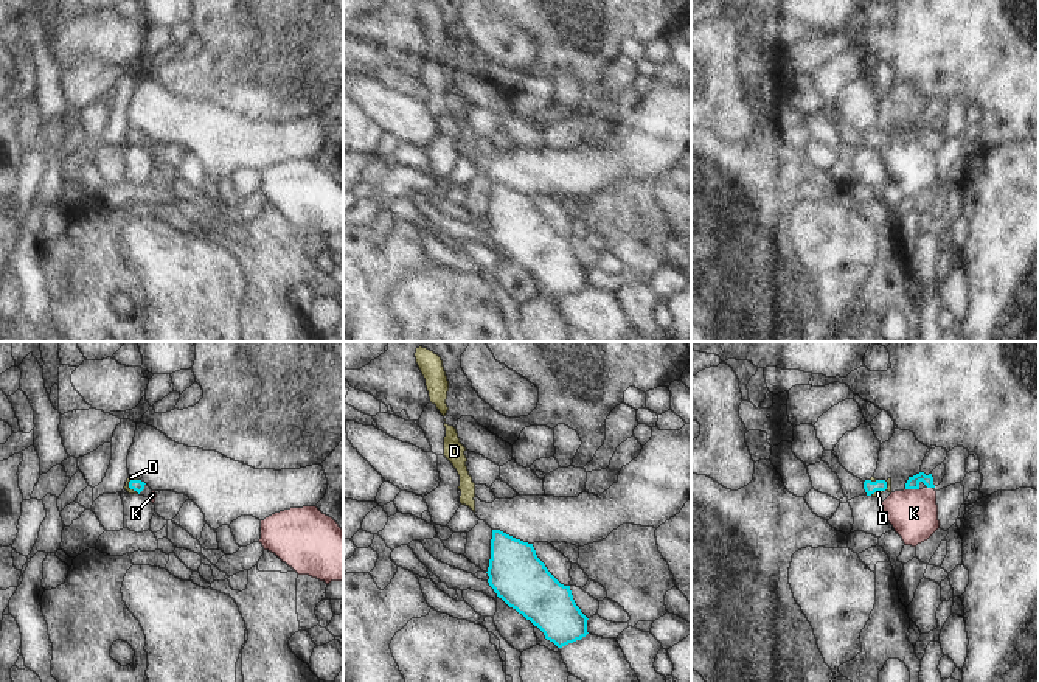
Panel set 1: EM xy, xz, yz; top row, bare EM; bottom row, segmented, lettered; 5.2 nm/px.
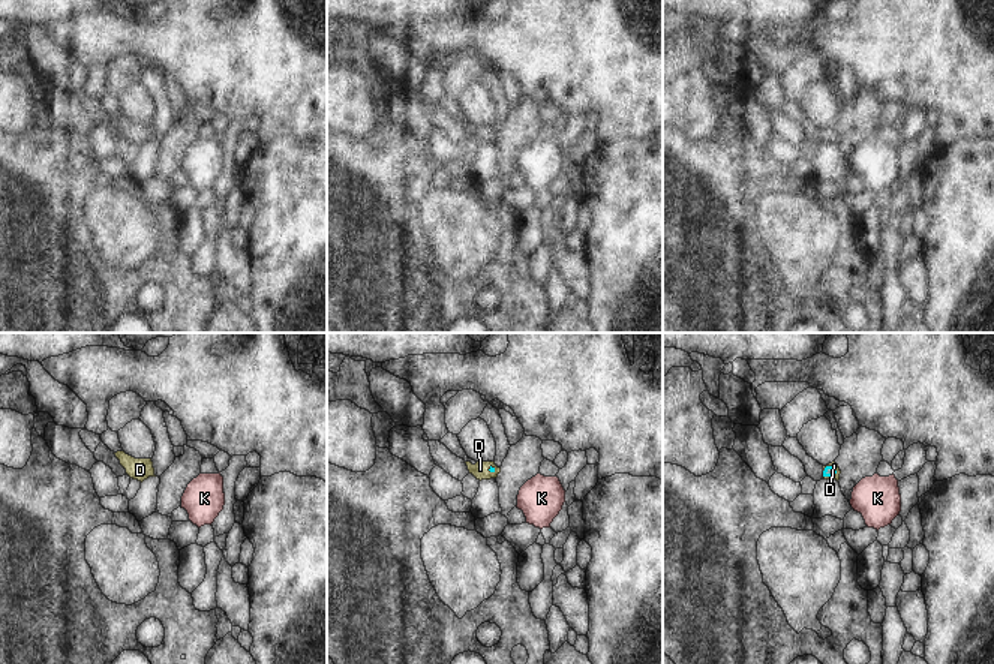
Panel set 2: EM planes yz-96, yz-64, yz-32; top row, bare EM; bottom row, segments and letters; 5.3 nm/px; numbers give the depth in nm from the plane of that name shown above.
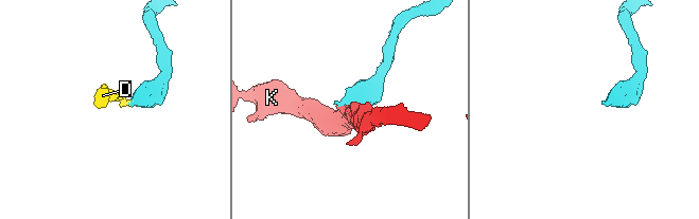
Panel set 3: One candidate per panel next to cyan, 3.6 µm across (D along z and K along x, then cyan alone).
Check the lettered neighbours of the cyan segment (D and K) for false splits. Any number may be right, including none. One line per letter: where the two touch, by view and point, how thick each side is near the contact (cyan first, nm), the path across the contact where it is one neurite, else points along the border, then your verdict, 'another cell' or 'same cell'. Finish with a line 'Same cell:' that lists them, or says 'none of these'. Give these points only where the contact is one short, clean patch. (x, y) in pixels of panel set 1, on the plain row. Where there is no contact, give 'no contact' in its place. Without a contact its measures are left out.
D: xy (129, 139) | 60/30 nm | across xy (137, 137), (129, 139), (131, 129) | same cell
K: yz (912, 140) | 60/260 nm | along yz (906, 140), (918, 142) | another cell
Same cell: D

